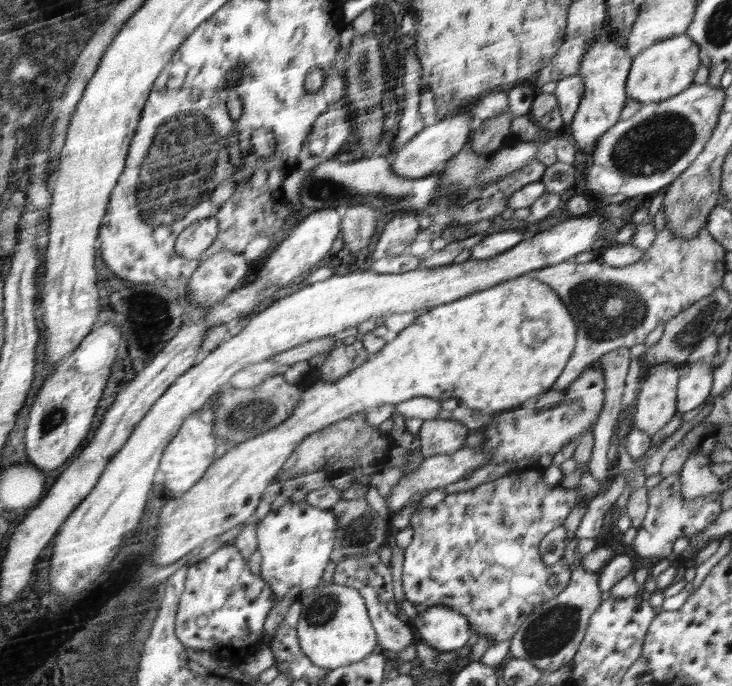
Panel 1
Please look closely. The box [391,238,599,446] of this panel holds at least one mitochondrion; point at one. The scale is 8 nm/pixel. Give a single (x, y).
(578, 404)

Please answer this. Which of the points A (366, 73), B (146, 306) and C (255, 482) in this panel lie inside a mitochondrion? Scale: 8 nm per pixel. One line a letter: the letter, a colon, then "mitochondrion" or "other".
A: mitochondrion
B: other
C: other

